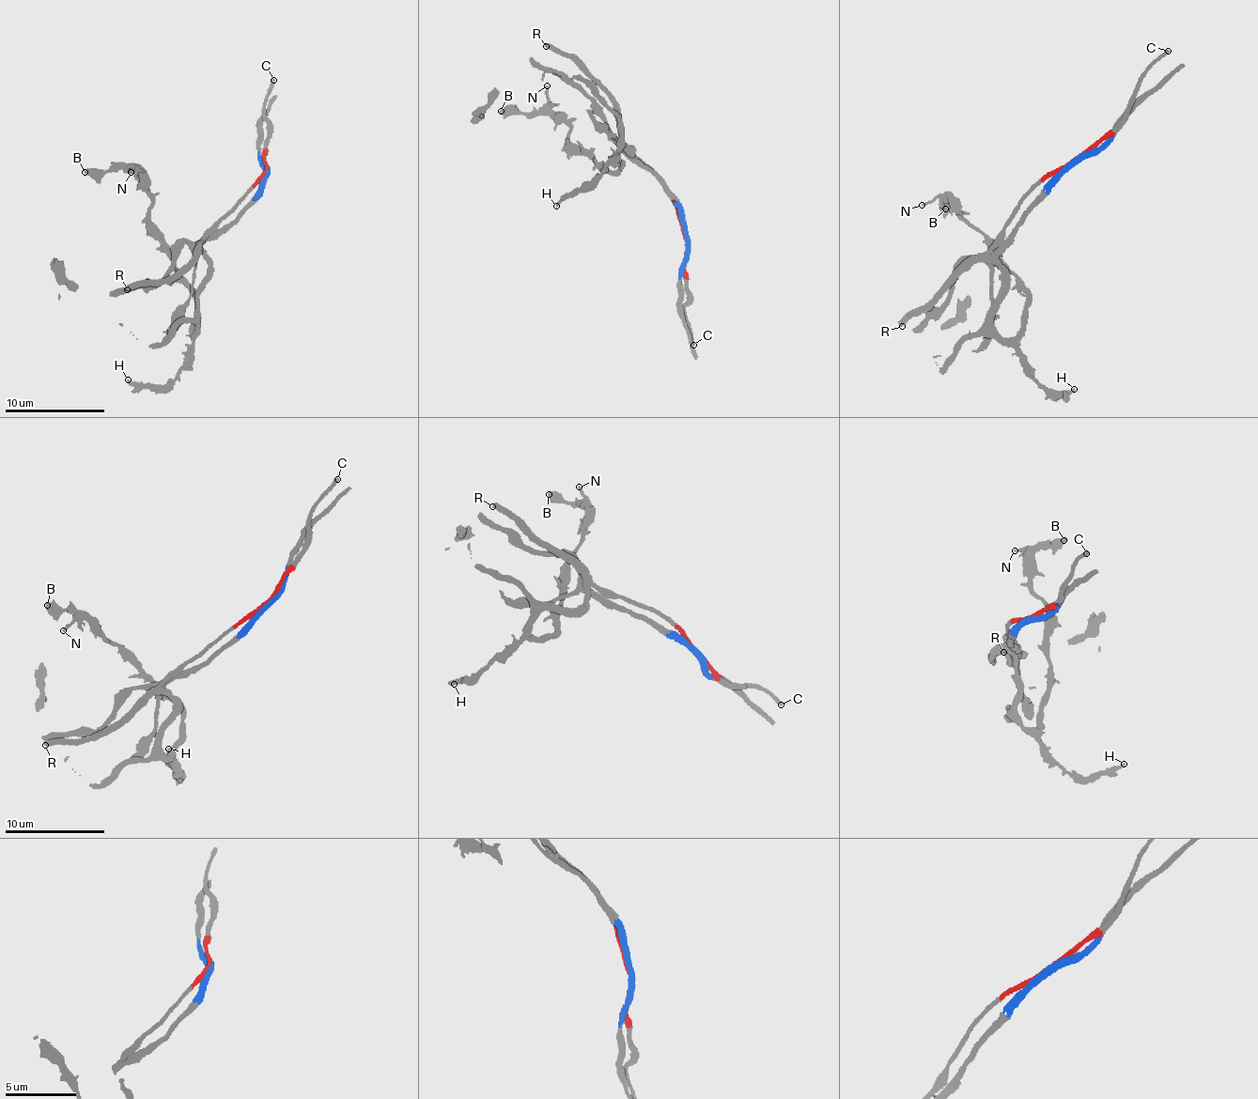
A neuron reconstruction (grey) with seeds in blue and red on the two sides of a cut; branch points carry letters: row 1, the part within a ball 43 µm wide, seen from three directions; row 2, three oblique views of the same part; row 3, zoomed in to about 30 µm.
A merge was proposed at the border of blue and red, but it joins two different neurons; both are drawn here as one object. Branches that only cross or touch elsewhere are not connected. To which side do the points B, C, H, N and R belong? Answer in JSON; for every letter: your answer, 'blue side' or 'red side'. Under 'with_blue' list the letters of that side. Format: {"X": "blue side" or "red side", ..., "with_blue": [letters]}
{"B": "red side", "C": "red side", "H": "red side", "N": "red side", "R": "red side", "with_blue": []}

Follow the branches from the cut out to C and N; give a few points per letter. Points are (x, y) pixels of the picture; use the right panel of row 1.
C: (1078, 161), (1123, 118), (1142, 74), (1169, 50)
N: (1078, 161), (1049, 172), (989, 250), (1002, 288), (992, 328), (1012, 338), (1027, 287), (946, 199), (921, 205)

